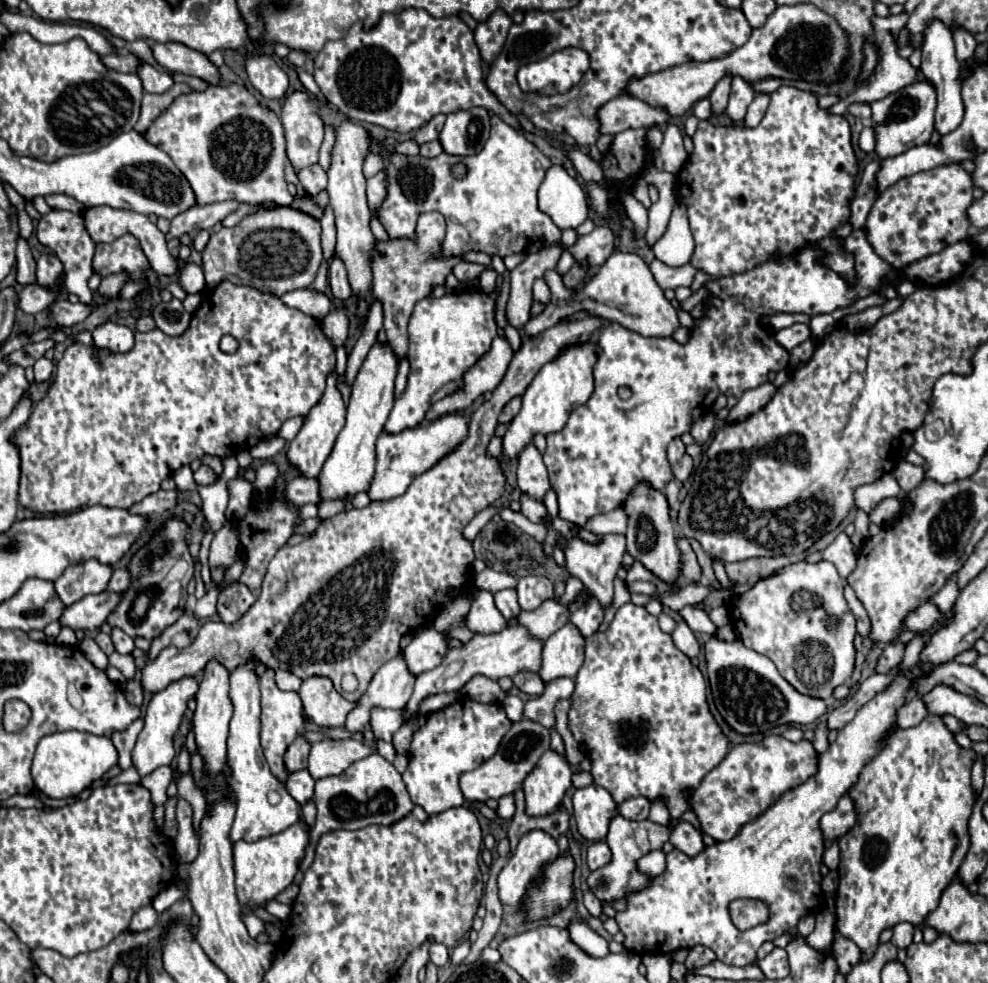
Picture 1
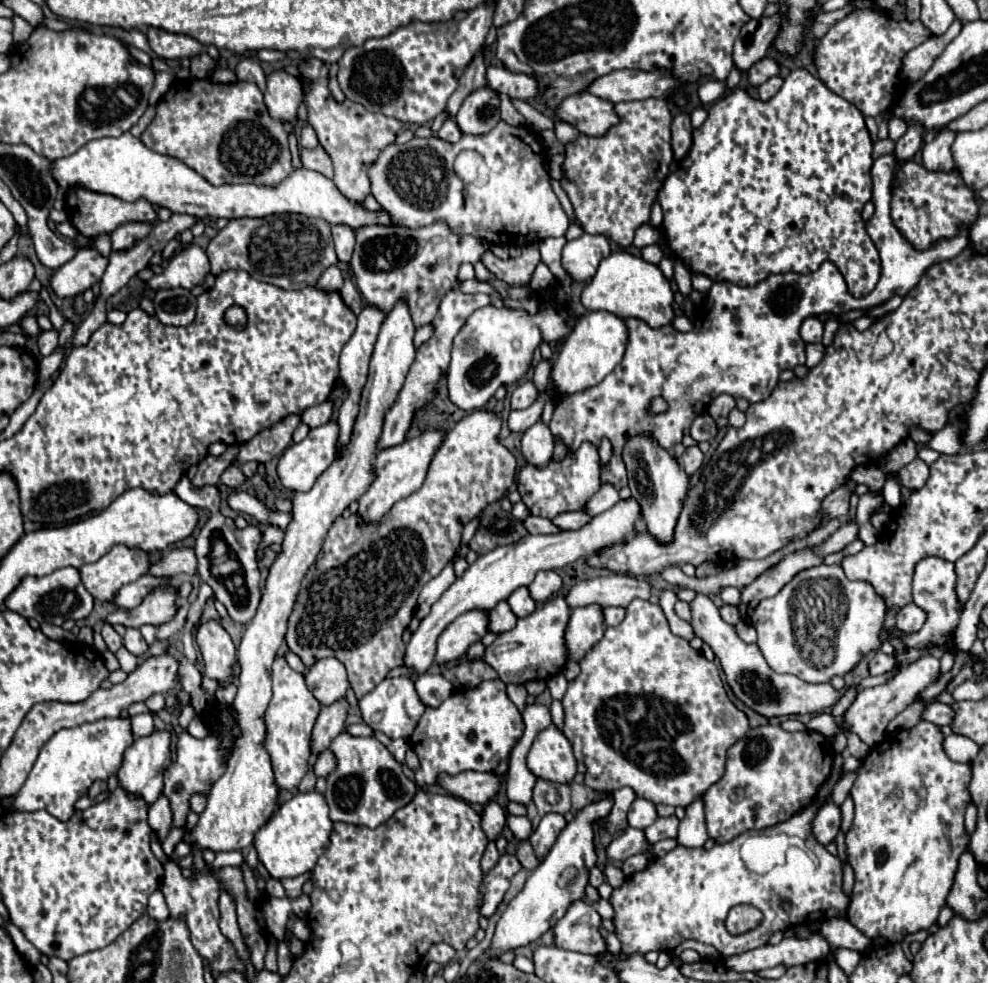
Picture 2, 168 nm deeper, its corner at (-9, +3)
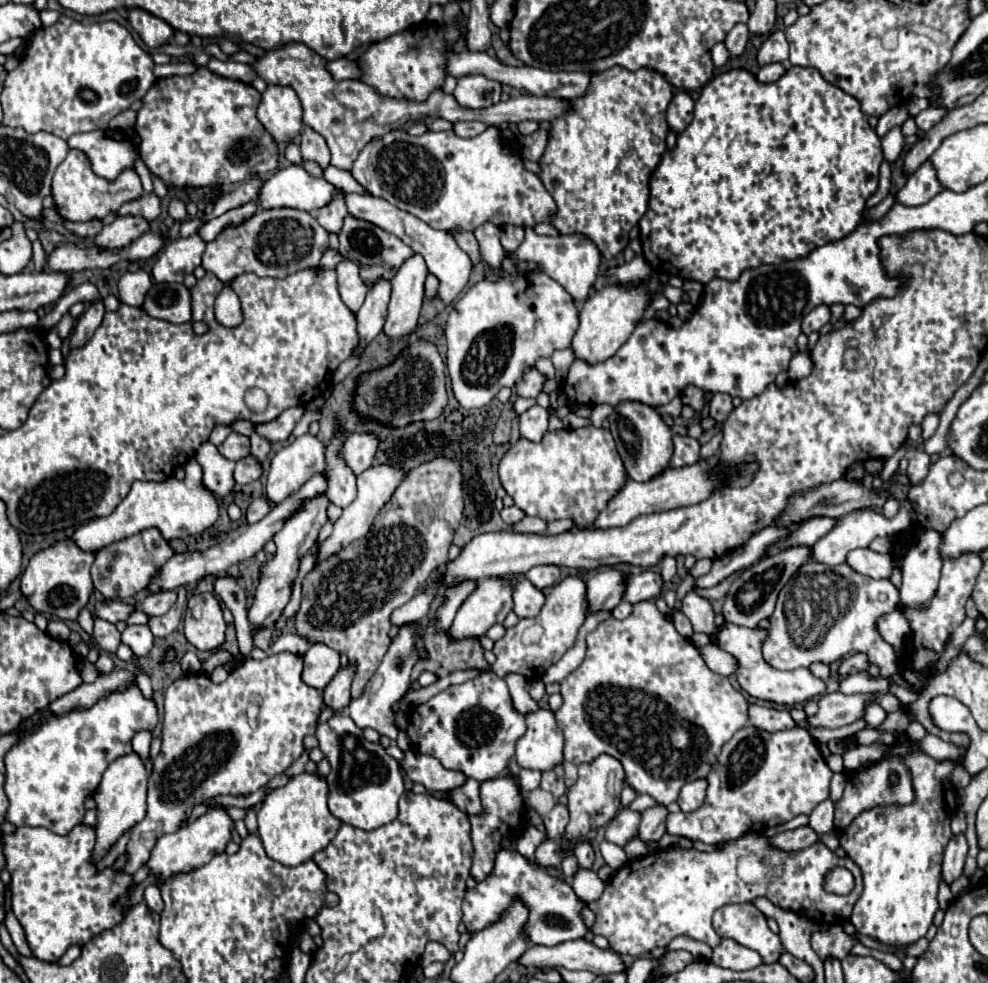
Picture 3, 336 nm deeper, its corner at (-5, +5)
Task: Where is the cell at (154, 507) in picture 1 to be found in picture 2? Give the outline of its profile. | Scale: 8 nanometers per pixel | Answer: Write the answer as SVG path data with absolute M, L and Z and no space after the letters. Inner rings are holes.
M231 444L227 446L225 454L221 456L207 456L203 462L199 462L197 466L197 474L193 478L193 486L205 486L205 484L219 484L219 476L221 472L225 472L227 466L233 464L233 460L237 458L239 452L239 444Z

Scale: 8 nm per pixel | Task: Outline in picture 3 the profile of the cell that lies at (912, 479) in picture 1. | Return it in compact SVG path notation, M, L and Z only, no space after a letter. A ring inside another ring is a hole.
M917 450L911 458L909 458L909 468L907 468L907 478L911 484L919 484L925 480L927 472L929 472L929 454L925 454L923 450Z

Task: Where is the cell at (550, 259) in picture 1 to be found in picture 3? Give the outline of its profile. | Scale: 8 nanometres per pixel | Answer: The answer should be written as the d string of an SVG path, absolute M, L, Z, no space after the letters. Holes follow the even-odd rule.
M471 232L469 234L455 234L455 240L469 254L473 266L477 266L481 262L481 254L479 254L479 244L477 244L475 236Z

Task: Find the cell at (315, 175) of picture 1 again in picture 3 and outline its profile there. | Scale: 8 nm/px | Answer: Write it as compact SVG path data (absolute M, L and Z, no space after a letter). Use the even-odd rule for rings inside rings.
M305 128L301 134L301 156L303 160L317 162L323 170L329 166L329 150L325 140L309 128Z

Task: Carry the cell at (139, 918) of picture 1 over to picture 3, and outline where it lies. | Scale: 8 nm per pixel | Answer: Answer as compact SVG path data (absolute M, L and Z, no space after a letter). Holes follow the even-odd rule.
M149 886L149 888L145 888L145 904L147 904L153 912L157 912L157 914L163 912L165 904L163 904L163 898L161 898L161 890L159 890L159 886Z

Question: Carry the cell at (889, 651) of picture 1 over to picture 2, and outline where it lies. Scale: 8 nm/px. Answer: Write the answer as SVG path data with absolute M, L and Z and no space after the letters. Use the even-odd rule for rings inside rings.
M875 652L875 656L873 656L871 662L869 662L869 674L871 674L871 676L879 676L879 674L889 672L893 666L895 666L893 656L887 656L887 654L883 654L883 652Z

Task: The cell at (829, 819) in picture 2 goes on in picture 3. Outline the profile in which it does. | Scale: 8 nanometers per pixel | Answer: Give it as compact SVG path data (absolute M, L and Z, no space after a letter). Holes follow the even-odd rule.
M799 826L795 830L787 830L773 836L769 842L773 842L773 846L781 850L803 850L815 844L817 840L819 840L819 834L811 826Z

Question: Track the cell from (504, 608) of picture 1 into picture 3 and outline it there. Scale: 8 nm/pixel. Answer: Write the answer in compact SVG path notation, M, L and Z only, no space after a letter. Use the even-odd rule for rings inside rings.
M521 578L513 588L513 612L519 618L535 618L545 602L541 590L537 590L527 578Z

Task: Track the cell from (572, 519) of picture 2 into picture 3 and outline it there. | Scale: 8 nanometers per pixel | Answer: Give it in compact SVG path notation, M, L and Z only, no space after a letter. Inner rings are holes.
M525 516L517 526L513 526L513 530L523 532L523 534L527 534L527 532L543 534L543 532L545 532L545 526L547 526L547 522L545 522L545 520L537 518L537 516Z

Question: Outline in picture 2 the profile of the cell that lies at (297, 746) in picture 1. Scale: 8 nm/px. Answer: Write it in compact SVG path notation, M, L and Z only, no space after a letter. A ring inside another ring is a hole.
M337 700L337 704L329 704L323 706L319 712L319 718L315 722L313 728L313 752L319 754L325 748L329 748L329 742L343 732L345 728L345 718L349 714L349 702L345 700Z

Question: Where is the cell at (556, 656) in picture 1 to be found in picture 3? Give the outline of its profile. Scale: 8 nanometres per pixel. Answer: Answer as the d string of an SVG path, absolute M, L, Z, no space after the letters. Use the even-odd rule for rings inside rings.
M605 570L587 580L587 614L613 610L613 606L621 602L621 594L625 592L621 578L621 572Z

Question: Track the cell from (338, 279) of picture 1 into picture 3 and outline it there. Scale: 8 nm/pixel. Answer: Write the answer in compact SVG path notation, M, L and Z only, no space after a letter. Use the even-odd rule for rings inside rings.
M341 192L337 196L337 202L331 202L329 206L325 206L325 210L317 210L317 220L319 224L331 232L331 234L339 234L341 228L343 228L343 220L347 216L347 210L345 210L345 202L341 202Z

